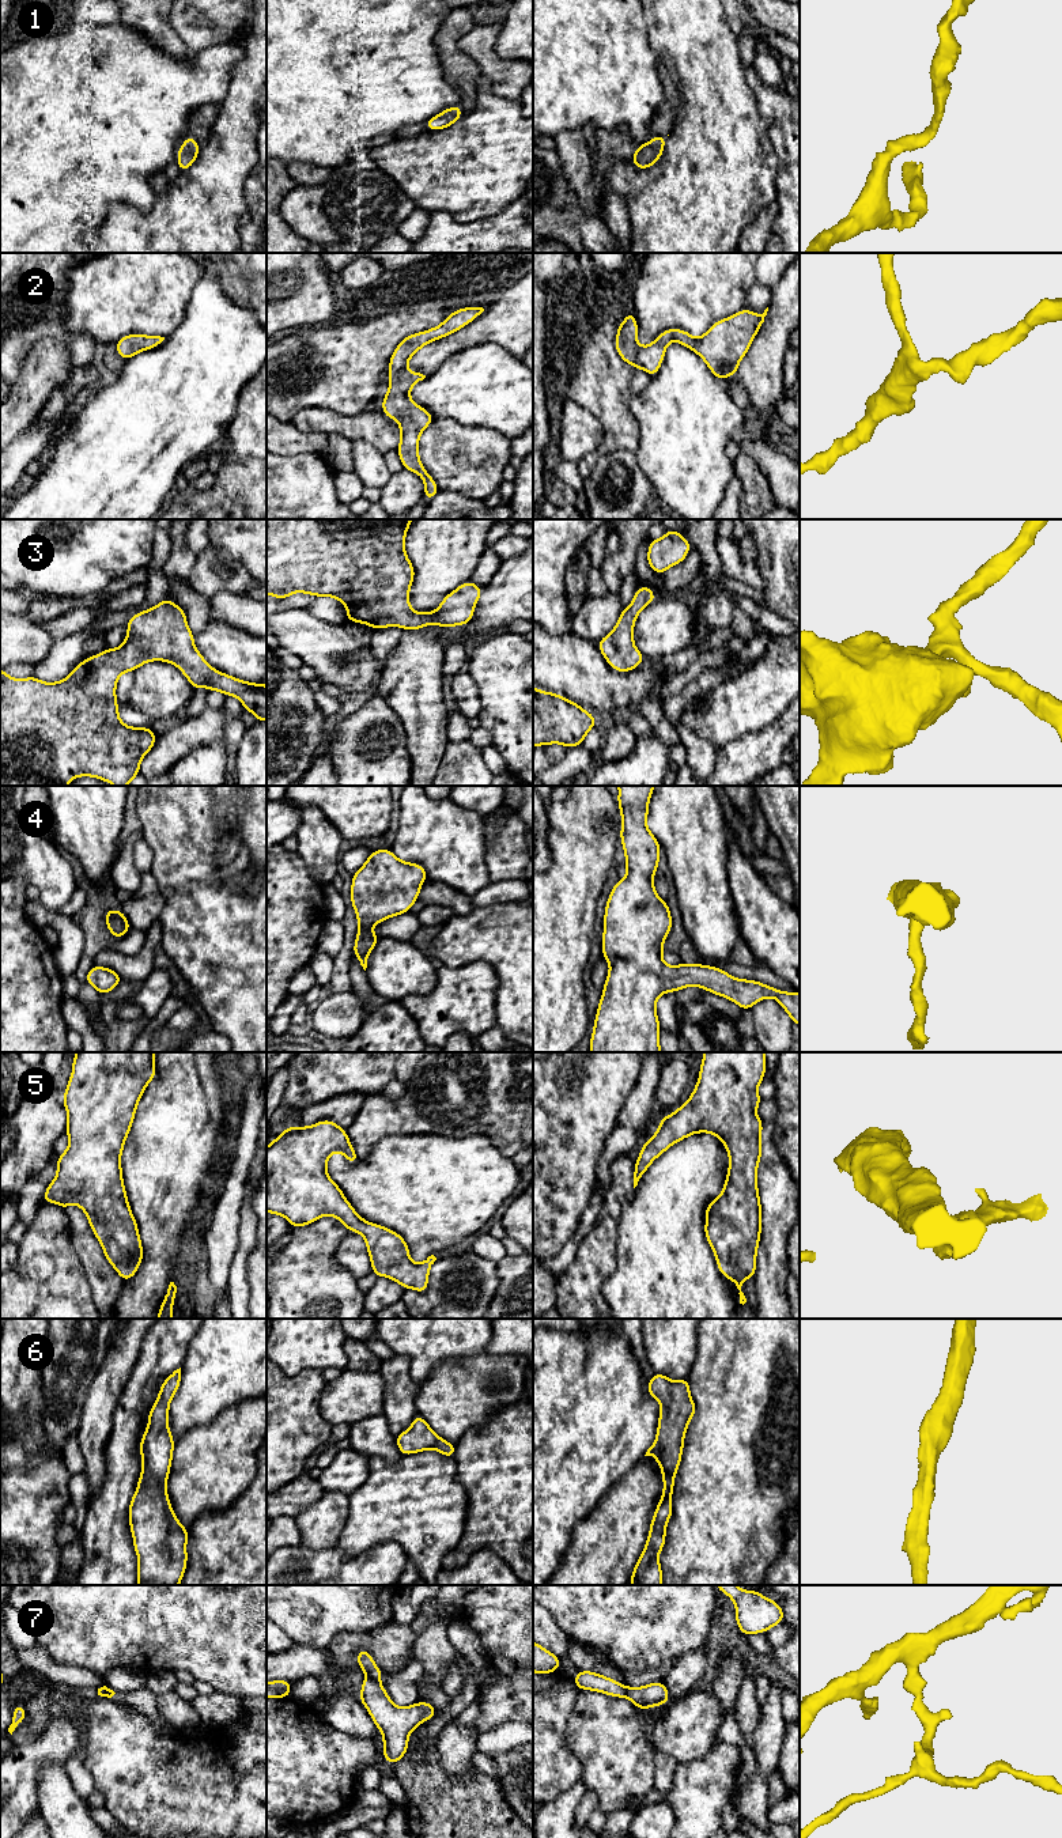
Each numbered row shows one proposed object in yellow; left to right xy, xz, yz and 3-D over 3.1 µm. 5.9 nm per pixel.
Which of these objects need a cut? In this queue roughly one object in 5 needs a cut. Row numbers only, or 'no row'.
7

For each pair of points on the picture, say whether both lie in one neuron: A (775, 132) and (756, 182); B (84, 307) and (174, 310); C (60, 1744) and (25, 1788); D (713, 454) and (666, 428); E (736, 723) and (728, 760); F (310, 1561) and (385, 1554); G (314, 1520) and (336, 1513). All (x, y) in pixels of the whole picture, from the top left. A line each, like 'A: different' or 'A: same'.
A: different
B: same
C: same
D: same
E: different
F: same
G: same

